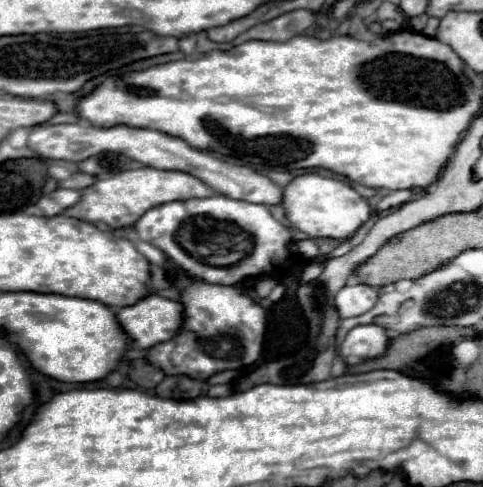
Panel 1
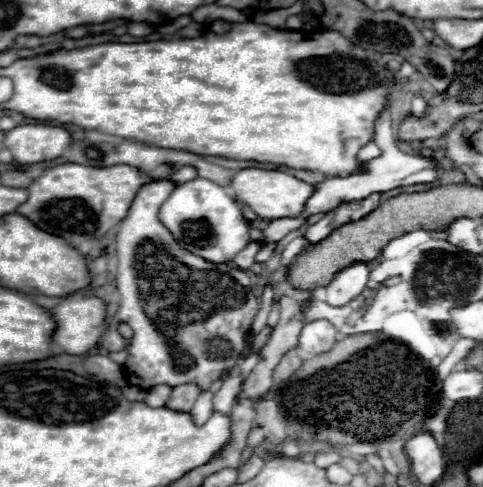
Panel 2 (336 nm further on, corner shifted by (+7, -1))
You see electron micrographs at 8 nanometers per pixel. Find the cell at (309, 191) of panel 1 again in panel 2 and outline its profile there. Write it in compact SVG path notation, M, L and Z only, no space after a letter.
M244 168L238 170L230 186L234 190L234 200L240 204L246 204L252 212L256 212L264 220L274 220L274 218L292 218L300 216L304 212L304 202L312 196L314 188L286 172L280 170L262 170L262 168Z

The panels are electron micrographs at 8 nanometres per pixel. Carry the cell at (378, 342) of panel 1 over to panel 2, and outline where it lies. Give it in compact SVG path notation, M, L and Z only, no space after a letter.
M314 320L302 328L298 338L298 348L306 356L316 356L328 352L336 340L338 340L338 332L328 320Z

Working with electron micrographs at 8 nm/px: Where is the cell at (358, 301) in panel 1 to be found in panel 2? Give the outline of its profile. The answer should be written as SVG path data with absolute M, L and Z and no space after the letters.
M354 262L344 270L336 272L330 284L326 286L326 302L332 306L344 306L356 298L368 282L370 268L364 262Z

